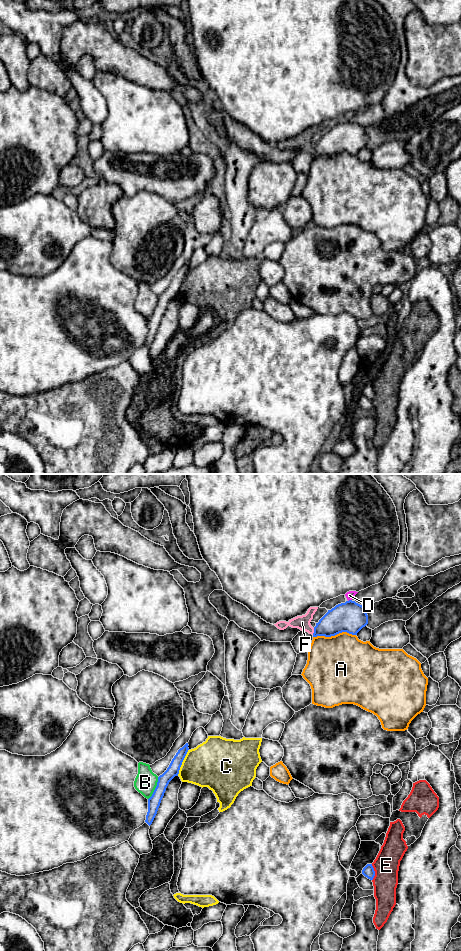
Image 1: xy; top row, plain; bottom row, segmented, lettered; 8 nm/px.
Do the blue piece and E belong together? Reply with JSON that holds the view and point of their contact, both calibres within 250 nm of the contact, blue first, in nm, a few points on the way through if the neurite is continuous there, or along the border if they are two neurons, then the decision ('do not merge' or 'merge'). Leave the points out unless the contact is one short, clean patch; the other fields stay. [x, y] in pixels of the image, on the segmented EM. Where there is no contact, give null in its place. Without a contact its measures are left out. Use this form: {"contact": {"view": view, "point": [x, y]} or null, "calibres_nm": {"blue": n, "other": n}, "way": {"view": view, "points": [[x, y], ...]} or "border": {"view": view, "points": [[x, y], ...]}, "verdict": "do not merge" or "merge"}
{"contact": {"view": "xy", "point": [374, 872]}, "calibres_nm": {"blue": 100, "other": 200}, "verdict": "do not merge"}

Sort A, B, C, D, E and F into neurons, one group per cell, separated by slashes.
A / B D F / C / E

